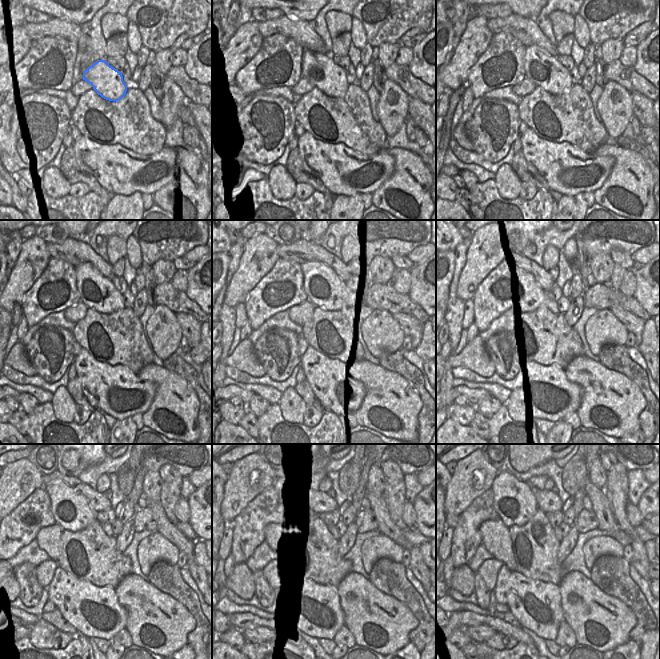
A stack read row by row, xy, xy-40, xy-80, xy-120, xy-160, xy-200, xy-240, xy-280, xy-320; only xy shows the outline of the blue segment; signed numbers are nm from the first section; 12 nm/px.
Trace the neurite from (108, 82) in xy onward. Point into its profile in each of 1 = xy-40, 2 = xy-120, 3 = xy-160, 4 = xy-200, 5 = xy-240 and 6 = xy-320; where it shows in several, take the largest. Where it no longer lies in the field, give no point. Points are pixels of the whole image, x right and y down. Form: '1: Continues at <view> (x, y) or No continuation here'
1: Continues at xy-40 (318, 68)
2: Continues at xy-120 (89, 286)
3: Continues at xy-160 (317, 283)
4: Continues at xy-200 (526, 292)
5: Continues at xy-240 (74, 512)
6: Continues at xy-320 (515, 503)

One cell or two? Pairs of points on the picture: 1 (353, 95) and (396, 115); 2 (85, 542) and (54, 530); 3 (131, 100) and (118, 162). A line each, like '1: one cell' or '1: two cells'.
1: two cells
2: two cells
3: two cells

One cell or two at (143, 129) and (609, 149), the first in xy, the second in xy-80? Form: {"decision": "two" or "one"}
{"decision": "two"}

